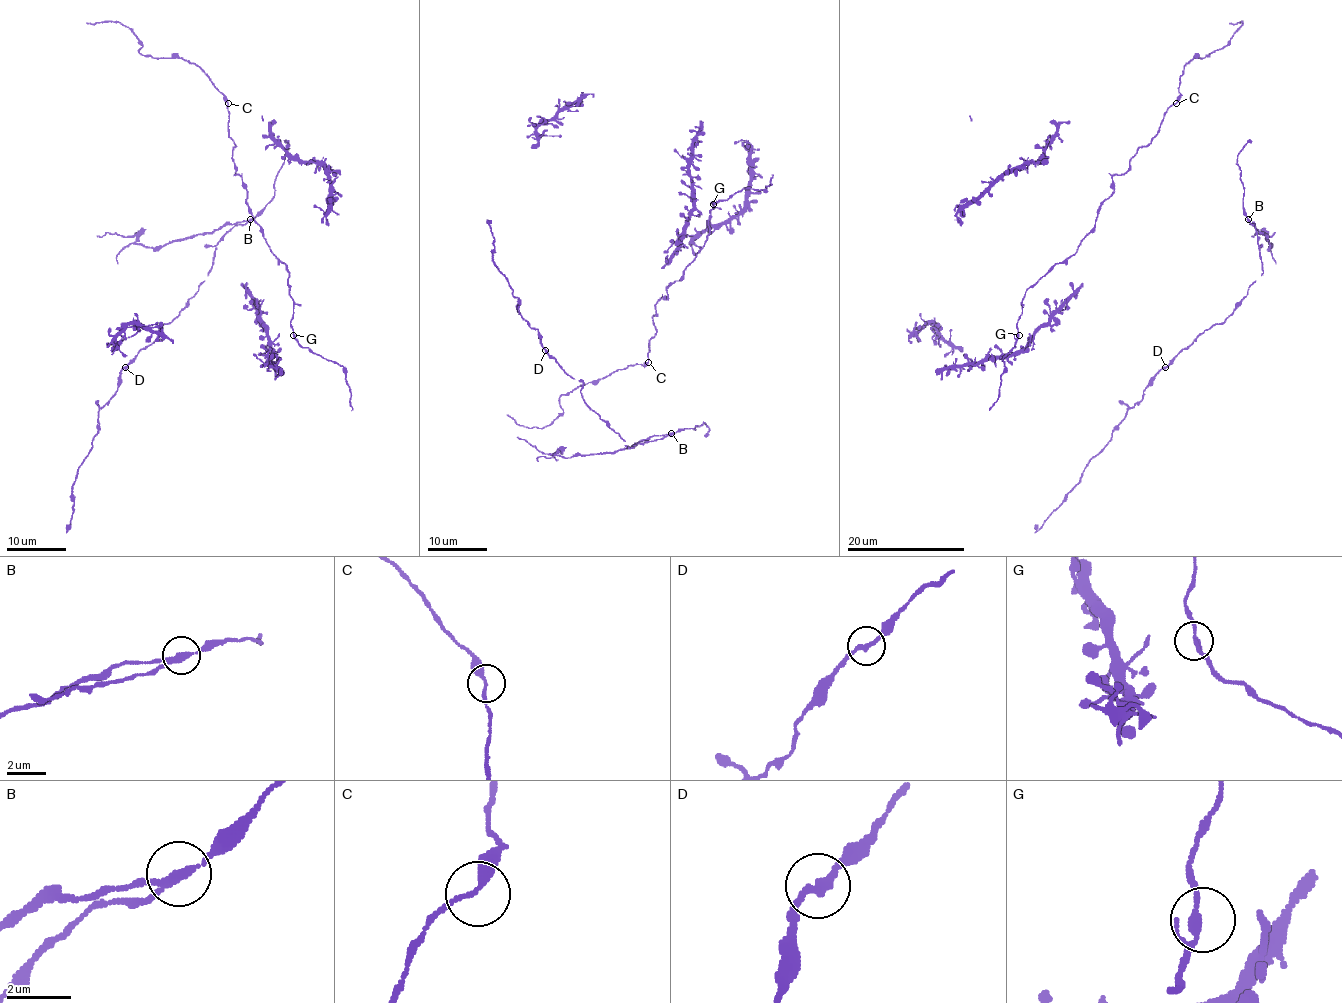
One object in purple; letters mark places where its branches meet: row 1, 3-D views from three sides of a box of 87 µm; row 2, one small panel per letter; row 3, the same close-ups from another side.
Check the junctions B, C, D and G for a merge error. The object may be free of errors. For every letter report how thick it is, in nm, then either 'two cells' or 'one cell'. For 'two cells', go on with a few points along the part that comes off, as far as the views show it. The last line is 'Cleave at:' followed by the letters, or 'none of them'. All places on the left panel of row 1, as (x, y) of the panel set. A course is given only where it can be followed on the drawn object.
B: calibre 200 nm; two cells; course (250, 220), (223, 224), (210, 233), (175, 239), (154, 248), (142, 246), (135, 239), (117, 235), (97, 236)
C: calibre 240 nm; one cell
D: calibre 240 nm; one cell
G: calibre 170 nm; one cell
Cleave at: B

